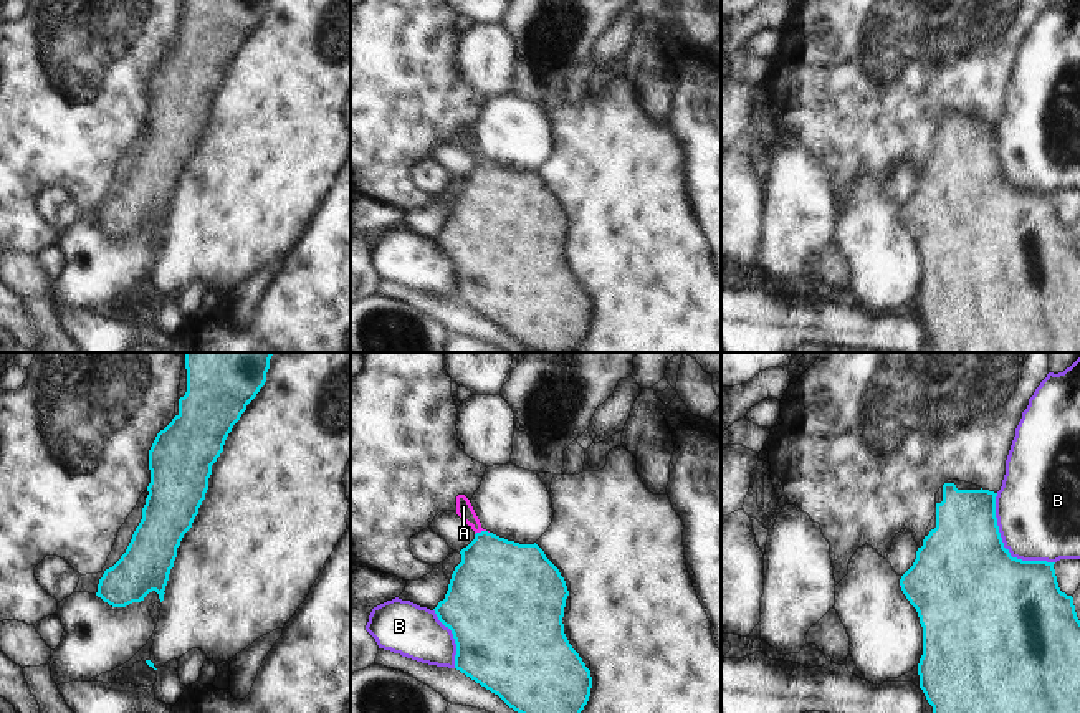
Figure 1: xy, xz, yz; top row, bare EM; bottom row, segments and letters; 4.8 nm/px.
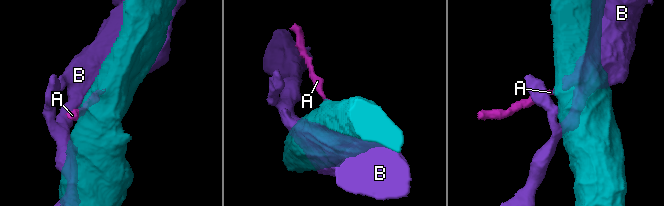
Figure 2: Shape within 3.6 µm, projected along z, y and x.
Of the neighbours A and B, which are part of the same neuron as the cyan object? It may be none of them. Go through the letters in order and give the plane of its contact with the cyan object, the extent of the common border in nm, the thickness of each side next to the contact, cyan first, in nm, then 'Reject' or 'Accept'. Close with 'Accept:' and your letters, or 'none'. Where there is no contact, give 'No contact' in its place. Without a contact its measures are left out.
A: Touches cyan in xz. Shared border 70 nm. Thickness 400 nm (cyan) against 80 nm. Accept
B: Touches cyan in yz. Shared border 440 nm. Thickness 500 nm (cyan) against 420 nm. Reject
Accept: A

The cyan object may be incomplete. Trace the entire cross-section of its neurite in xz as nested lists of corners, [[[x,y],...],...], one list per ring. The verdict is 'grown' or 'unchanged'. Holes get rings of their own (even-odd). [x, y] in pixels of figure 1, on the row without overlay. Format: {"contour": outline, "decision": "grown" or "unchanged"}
{"contour": [[[465,124],[456,126],[456,144],[475,160],[475,169],[460,180],[461,192],[455,197],[452,203],[445,228],[440,230],[438,235],[433,238],[438,250],[453,263],[456,273],[455,298],[470,306],[471,309],[475,309],[476,313],[480,313],[481,316],[485,316],[486,319],[490,319],[491,323],[498,324],[509,337],[528,346],[534,352],[576,352],[581,341],[589,331],[592,306],[590,299],[585,296],[585,293],[572,278],[564,263],[562,246],[566,228],[569,225],[564,207],[561,205],[559,199],[546,187],[544,180],[536,172],[519,174],[483,159],[470,129]]], "decision": "grown"}

